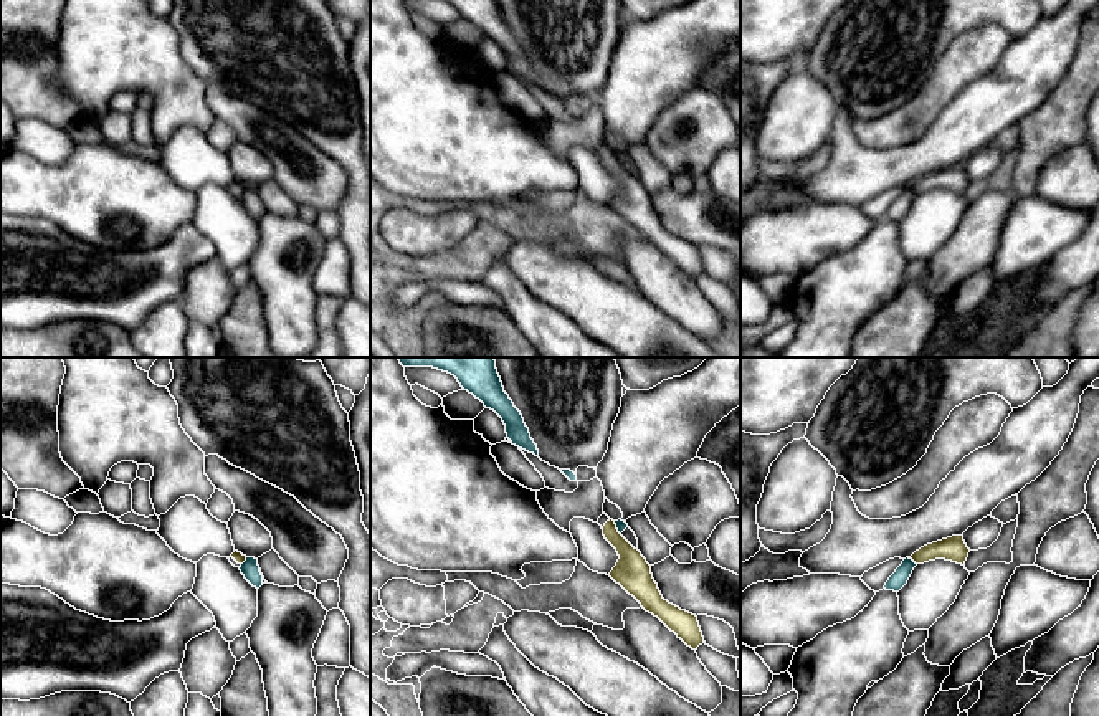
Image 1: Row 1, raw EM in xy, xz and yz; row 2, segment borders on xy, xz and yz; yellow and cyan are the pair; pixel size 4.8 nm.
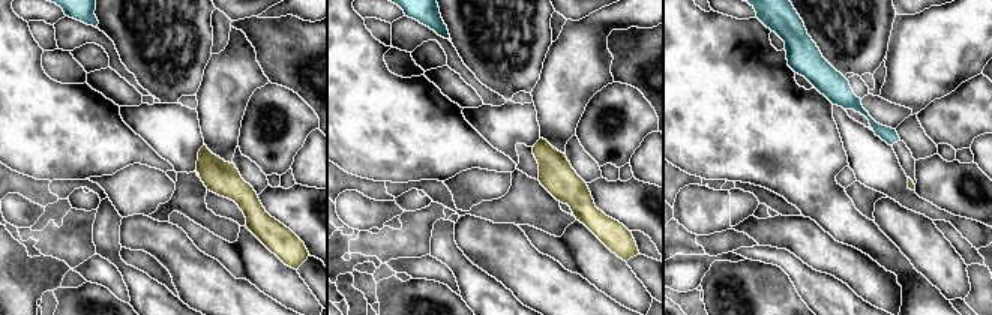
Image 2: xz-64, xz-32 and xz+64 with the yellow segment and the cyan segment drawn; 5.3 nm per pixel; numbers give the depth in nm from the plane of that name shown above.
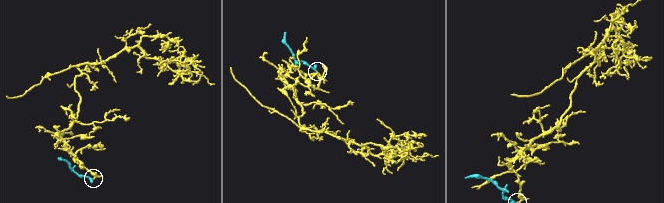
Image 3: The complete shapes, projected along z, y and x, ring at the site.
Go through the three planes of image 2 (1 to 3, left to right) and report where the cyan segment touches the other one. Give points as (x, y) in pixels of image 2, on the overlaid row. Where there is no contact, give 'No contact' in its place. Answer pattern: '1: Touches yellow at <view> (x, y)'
1: No contact
2: No contact
3: No contact

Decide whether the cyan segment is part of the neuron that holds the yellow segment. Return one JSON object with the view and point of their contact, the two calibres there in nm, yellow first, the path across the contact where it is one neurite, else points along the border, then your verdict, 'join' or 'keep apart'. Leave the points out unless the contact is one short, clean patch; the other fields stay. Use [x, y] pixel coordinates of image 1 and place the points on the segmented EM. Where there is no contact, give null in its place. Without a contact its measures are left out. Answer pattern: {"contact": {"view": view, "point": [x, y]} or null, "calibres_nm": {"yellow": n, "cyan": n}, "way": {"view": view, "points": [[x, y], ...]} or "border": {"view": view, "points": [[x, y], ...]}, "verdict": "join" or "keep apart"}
{"contact": {"view": "yz", "point": [913, 559]}, "calibres_nm": {"yellow": 120, "cyan": 80}, "border": {"view": "yz", "points": [[908, 558], [916, 564]]}, "verdict": "keep apart"}

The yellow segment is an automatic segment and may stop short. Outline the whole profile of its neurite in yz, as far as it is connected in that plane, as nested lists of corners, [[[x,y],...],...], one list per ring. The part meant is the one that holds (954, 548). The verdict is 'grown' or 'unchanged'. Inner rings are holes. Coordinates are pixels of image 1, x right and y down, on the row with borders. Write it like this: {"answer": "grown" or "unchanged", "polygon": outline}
{"answer": "unchanged", "polygon": [[[952,536],[921,547],[909,559],[912,559],[916,564],[945,559],[963,566],[968,552],[970,549],[967,547],[963,536]]]}

